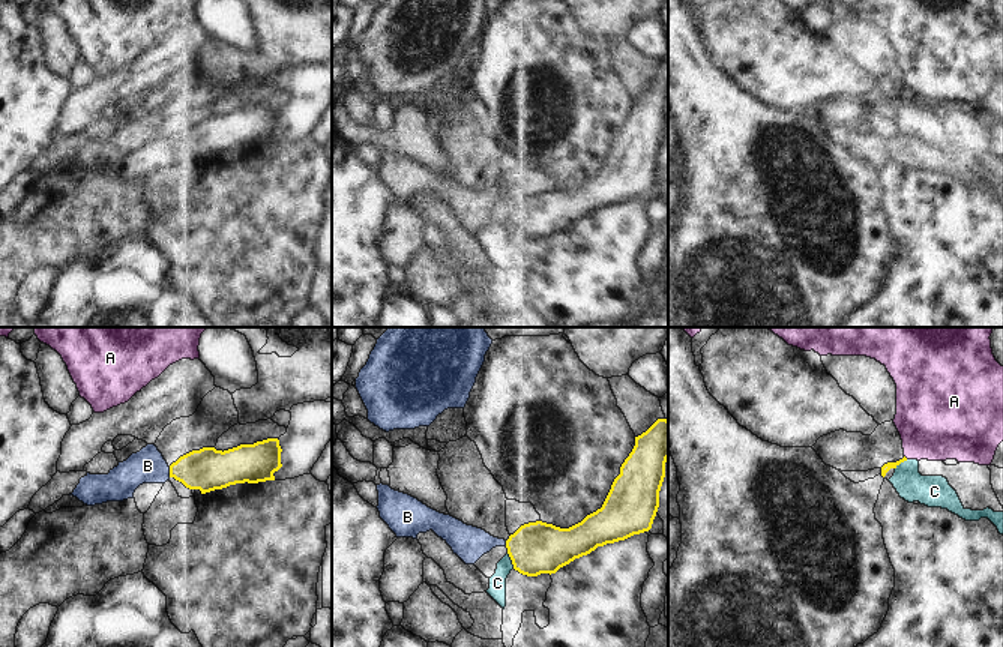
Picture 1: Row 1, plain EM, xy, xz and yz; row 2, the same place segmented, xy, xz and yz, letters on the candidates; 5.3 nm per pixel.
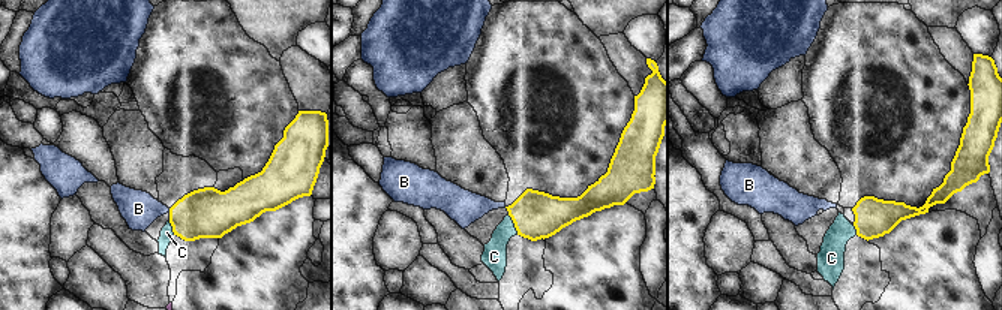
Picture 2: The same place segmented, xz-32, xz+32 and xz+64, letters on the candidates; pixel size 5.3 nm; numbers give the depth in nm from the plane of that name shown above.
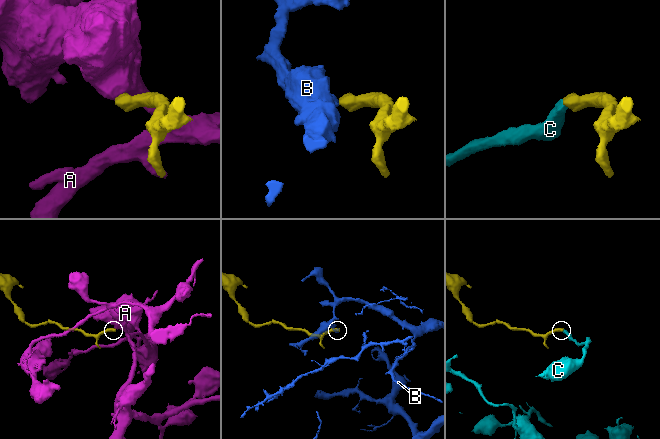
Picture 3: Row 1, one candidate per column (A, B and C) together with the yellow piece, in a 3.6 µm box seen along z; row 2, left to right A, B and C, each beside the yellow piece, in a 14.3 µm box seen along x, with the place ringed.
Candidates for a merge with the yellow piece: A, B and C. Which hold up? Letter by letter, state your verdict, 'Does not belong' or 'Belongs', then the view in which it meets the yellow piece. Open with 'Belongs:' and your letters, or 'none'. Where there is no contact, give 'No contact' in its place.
Belongs: C
A: Does not belong. No contact
B: Does not belong. Touches yellow in xy
C: Belongs. Touches yellow in xz.

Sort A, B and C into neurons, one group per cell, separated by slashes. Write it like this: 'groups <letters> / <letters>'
groups A / B / C

